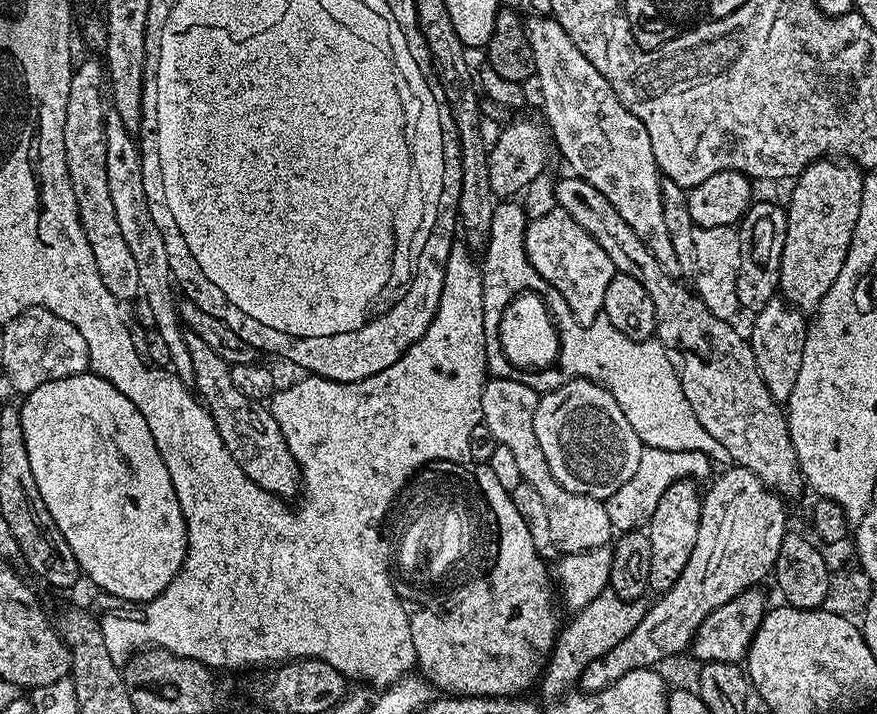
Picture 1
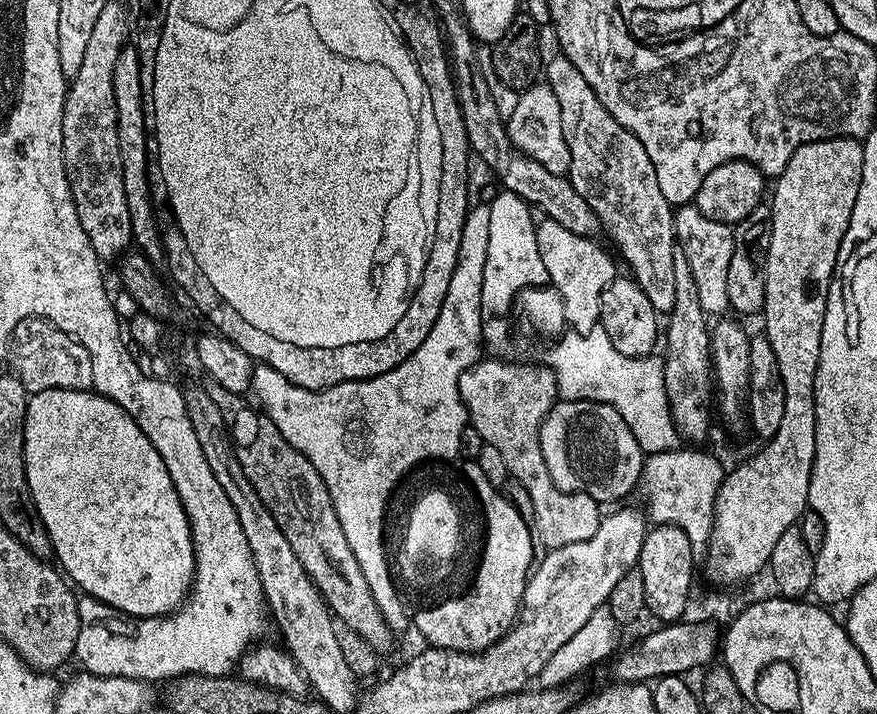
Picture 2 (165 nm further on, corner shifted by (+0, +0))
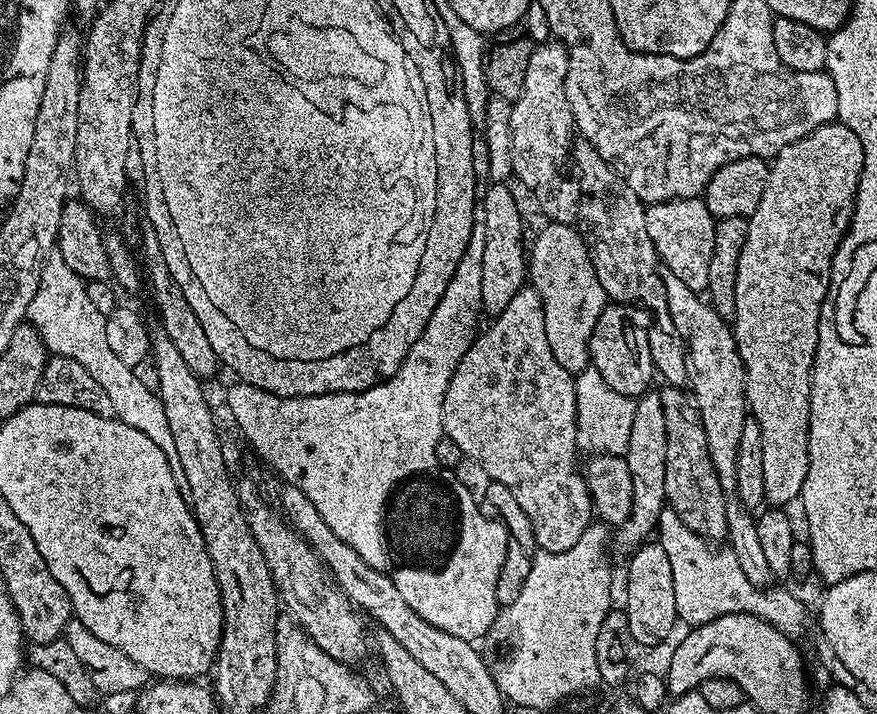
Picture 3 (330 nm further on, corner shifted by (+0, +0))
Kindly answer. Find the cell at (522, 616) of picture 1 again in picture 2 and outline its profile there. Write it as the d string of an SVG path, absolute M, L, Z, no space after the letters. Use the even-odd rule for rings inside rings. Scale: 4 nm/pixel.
M478 462L475 465L475 477L491 508L495 525L495 555L482 574L482 580L475 588L474 594L470 595L468 605L460 604L460 646L464 652L483 650L498 640L503 635L504 628L517 619L533 556L533 535L529 523L526 523L513 503L499 492L484 466Z

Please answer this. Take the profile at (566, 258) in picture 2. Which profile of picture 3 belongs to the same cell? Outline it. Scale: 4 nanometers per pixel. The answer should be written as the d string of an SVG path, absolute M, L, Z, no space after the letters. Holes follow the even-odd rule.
M555 222L545 223L545 228L541 230L536 236L536 241L531 241L530 255L526 260L526 272L530 277L531 287L538 290L538 294L542 298L542 306L544 307L544 321L546 322L546 339L550 344L550 348L553 351L554 356L557 358L560 366L564 367L570 374L579 374L589 367L590 361L588 359L588 339L590 338L594 326L598 322L598 318L602 314L602 310L606 307L606 295L604 292L603 284L600 281L599 274L597 272L596 261L593 259L593 255L585 243L585 237L581 235L579 231L575 232L575 227L569 224L557 224Z

